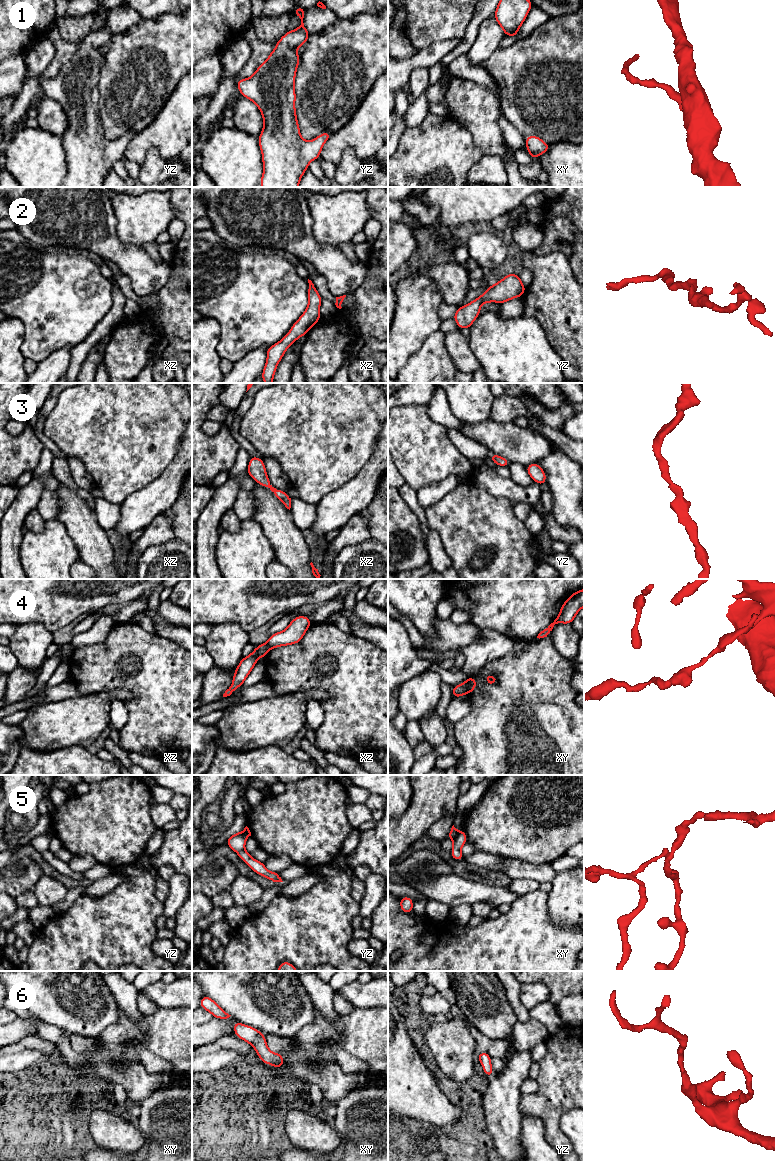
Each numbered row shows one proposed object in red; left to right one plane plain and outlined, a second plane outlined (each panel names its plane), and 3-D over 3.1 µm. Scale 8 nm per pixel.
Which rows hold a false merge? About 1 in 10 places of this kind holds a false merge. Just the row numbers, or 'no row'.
4, 5

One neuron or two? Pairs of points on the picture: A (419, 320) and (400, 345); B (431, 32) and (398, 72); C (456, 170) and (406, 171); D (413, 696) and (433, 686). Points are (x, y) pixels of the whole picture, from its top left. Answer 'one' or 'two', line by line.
A: one
B: two
C: one
D: one

